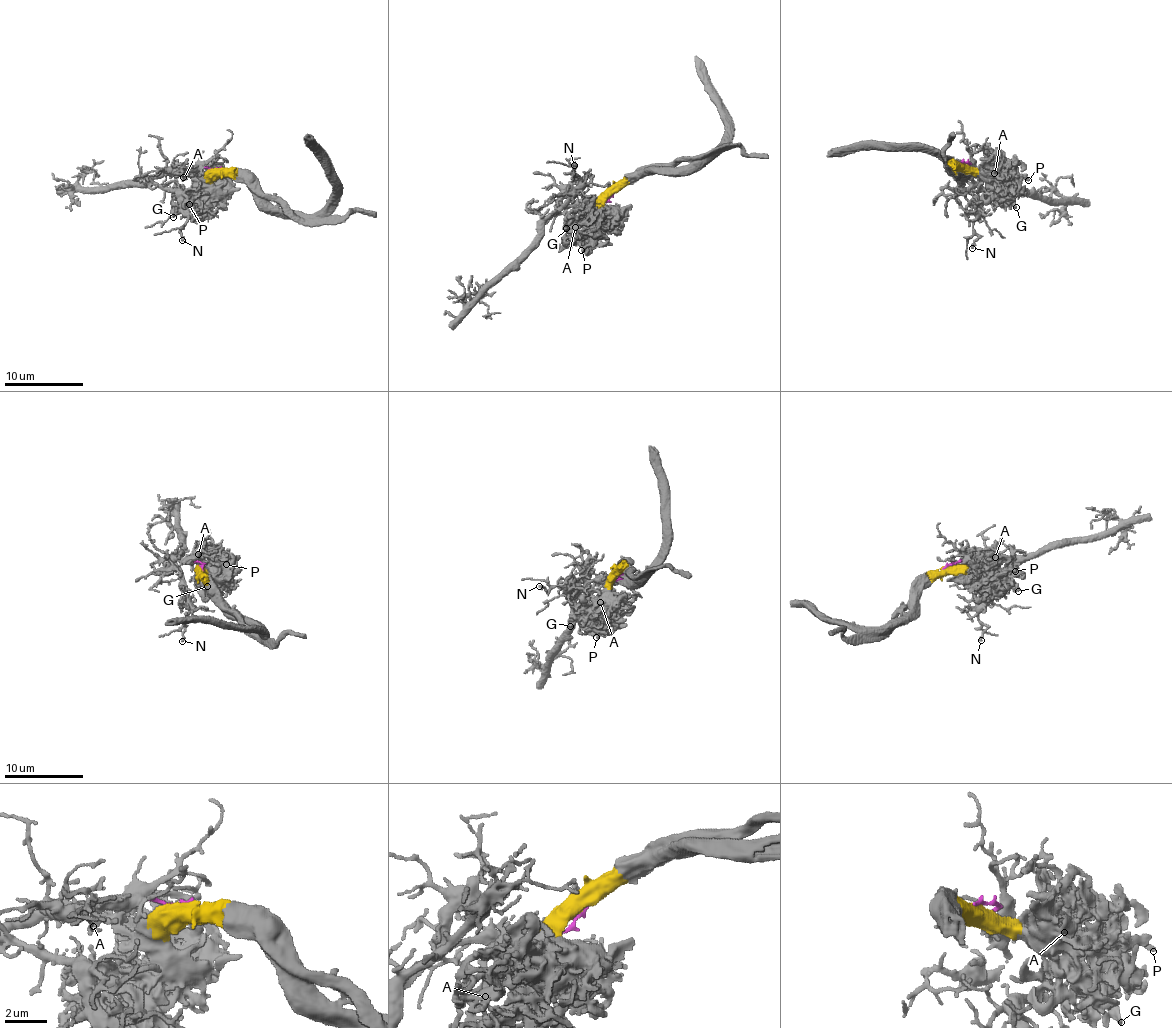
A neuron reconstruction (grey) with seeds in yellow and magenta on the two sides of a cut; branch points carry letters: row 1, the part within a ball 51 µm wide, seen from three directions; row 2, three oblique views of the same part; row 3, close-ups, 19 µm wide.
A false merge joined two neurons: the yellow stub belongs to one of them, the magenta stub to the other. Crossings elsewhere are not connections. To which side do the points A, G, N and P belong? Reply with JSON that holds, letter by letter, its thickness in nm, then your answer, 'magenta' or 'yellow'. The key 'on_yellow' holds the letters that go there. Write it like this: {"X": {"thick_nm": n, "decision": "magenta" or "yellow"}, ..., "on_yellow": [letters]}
{"A": {"thick_nm": 220, "decision": "yellow"}, "G": {"thick_nm": 280, "decision": "yellow"}, "N": {"thick_nm": 160, "decision": "magenta"}, "P": {"thick_nm": 240, "decision": "yellow"}, "on_yellow": ["A", "G", "P"]}

